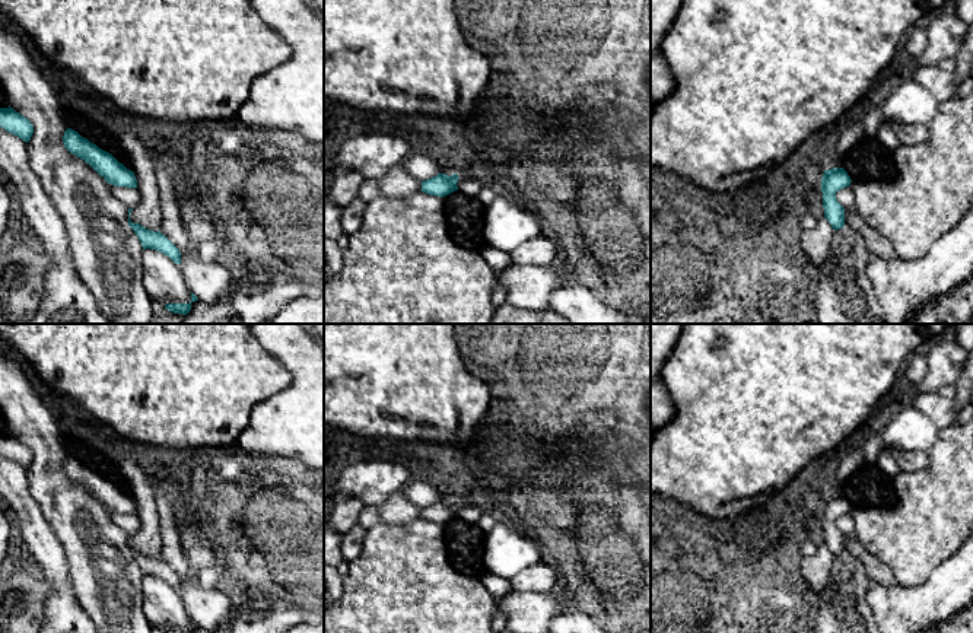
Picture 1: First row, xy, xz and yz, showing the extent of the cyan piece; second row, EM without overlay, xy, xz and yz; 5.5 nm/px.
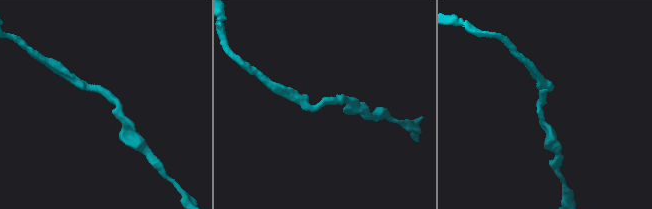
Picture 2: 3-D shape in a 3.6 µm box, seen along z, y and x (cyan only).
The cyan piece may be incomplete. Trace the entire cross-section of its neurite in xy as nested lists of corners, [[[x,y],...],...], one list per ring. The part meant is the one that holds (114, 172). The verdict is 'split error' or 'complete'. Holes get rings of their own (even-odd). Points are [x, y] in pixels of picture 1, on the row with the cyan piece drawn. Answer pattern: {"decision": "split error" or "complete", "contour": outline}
{"decision": "complete", "contour": [[[67,128],[63,136],[64,147],[89,163],[108,184],[137,188],[134,172],[120,163],[111,153],[99,149],[77,131]]]}

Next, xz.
{"decision": "complete", "contour": [[[438,174],[436,176],[422,181],[422,191],[430,195],[445,197],[458,190],[458,175],[451,176],[445,174]]]}

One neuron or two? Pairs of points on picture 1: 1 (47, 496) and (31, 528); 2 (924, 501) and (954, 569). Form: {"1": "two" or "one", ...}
{"1": "two", "2": "two"}

